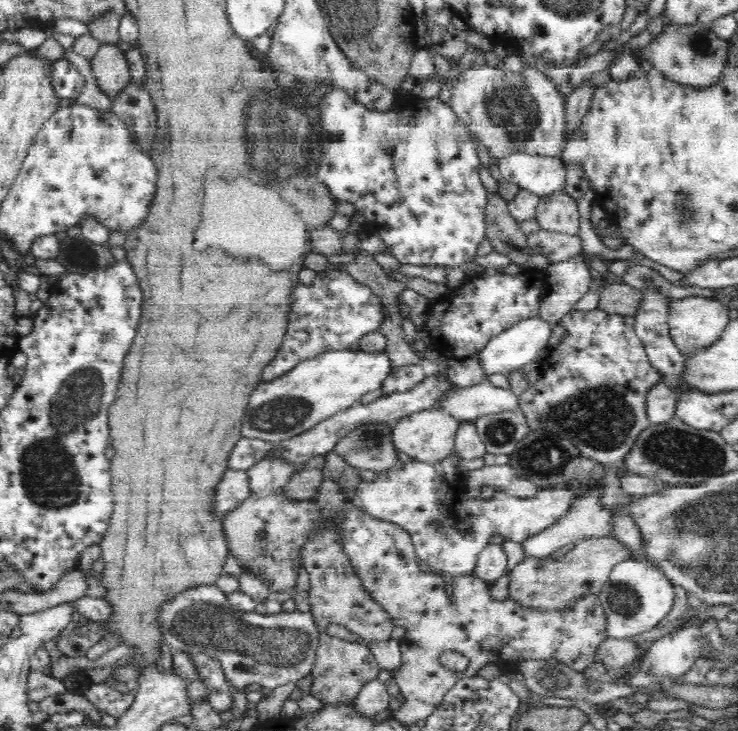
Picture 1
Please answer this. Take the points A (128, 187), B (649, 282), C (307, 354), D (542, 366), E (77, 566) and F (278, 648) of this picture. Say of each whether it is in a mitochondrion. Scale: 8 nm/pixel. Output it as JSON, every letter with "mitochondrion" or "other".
{"A":"mitochondrion","B":"other","C":"other","D":"other","E":"other","F":"mitochondrion"}

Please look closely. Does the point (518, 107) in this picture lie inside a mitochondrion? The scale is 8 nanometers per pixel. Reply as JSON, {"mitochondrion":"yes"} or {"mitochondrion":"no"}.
{"mitochondrion":"yes"}

